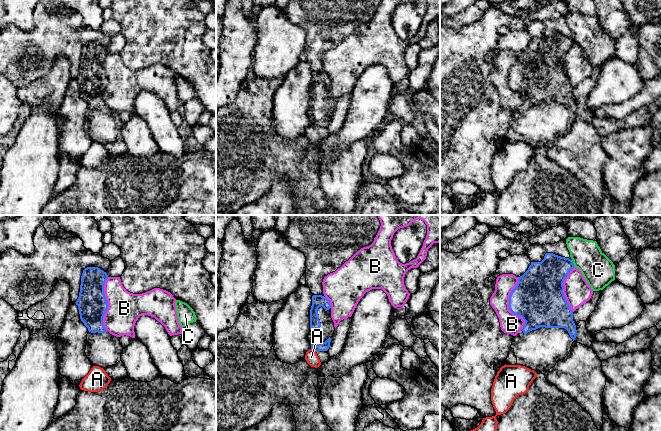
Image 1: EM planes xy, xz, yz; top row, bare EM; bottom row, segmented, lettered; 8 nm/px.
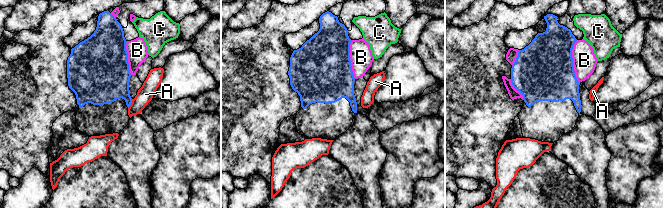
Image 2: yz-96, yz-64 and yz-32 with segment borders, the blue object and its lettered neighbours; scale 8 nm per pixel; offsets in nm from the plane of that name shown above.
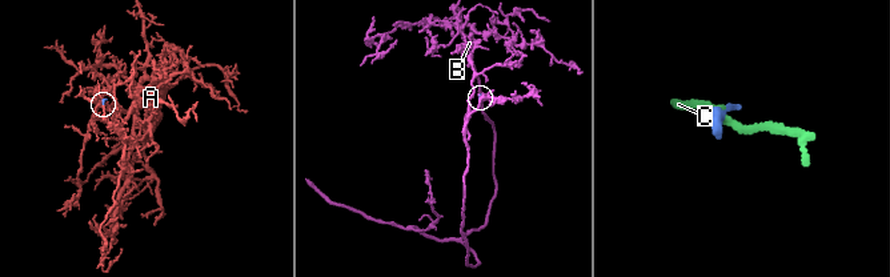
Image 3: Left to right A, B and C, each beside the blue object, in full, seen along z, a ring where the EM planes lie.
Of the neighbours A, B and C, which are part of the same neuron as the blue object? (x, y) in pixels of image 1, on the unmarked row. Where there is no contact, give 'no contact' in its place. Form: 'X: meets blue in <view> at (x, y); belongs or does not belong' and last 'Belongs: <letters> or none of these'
A: meets blue in xz at (313, 125); does not belong
B: meets blue in yz at (509, 81); does not belong
C: meets blue in yz at (572, 39); does not belong
Belongs: none of these

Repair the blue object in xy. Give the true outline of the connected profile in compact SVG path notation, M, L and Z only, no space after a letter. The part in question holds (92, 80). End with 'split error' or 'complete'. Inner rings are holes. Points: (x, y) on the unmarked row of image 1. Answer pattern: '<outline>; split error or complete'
M87 43L81 52L80 68L75 78L80 95L88 104L86 132L93 142L103 144L111 156L128 153L121 137L123 126L119 113L110 110L103 100L108 85L104 70L104 60L108 55L106 48L98 43Z; split error

